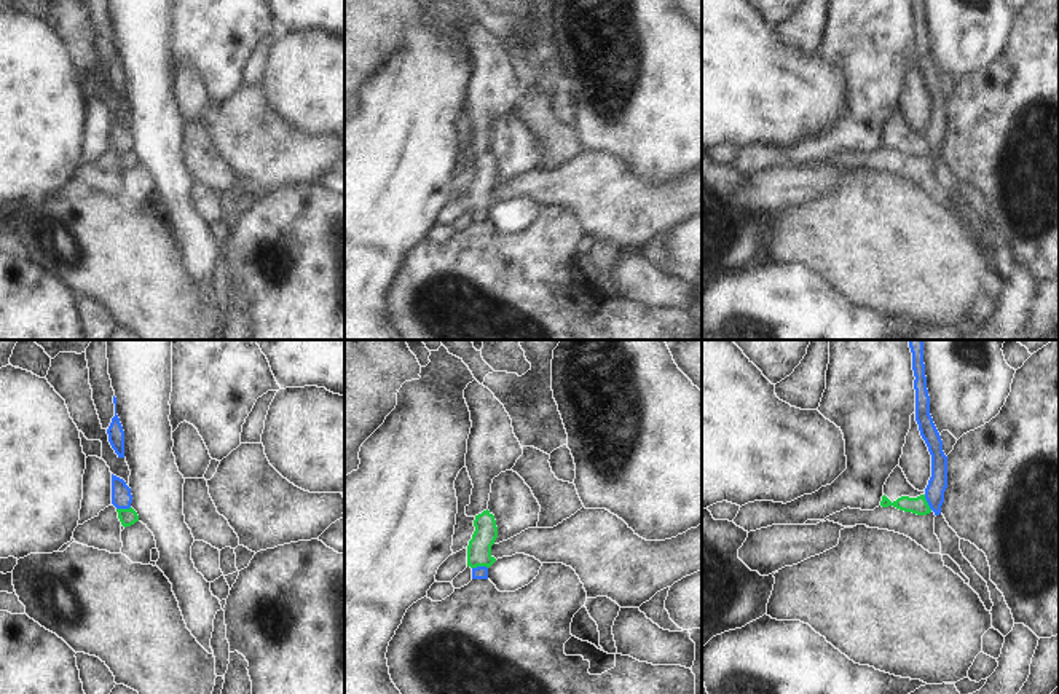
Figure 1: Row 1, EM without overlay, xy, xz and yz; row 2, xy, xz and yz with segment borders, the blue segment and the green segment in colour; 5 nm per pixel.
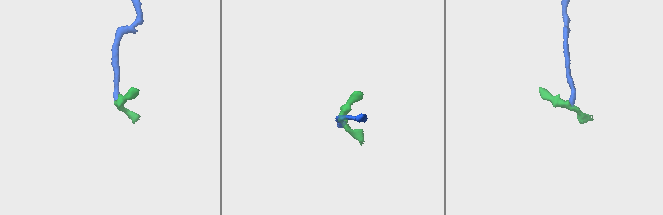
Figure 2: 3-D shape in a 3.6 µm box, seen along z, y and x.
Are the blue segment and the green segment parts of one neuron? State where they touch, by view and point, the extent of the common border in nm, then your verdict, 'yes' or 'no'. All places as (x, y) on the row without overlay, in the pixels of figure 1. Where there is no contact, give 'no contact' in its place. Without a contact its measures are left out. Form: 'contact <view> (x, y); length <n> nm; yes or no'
contact xz (479, 209); length 80 nm; no

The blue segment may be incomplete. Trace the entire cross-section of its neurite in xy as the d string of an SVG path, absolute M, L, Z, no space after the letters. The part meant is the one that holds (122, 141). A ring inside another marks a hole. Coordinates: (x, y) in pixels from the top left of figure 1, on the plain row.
M112 116L112 147L116 152L129 152L132 145L131 131L126 124Z

